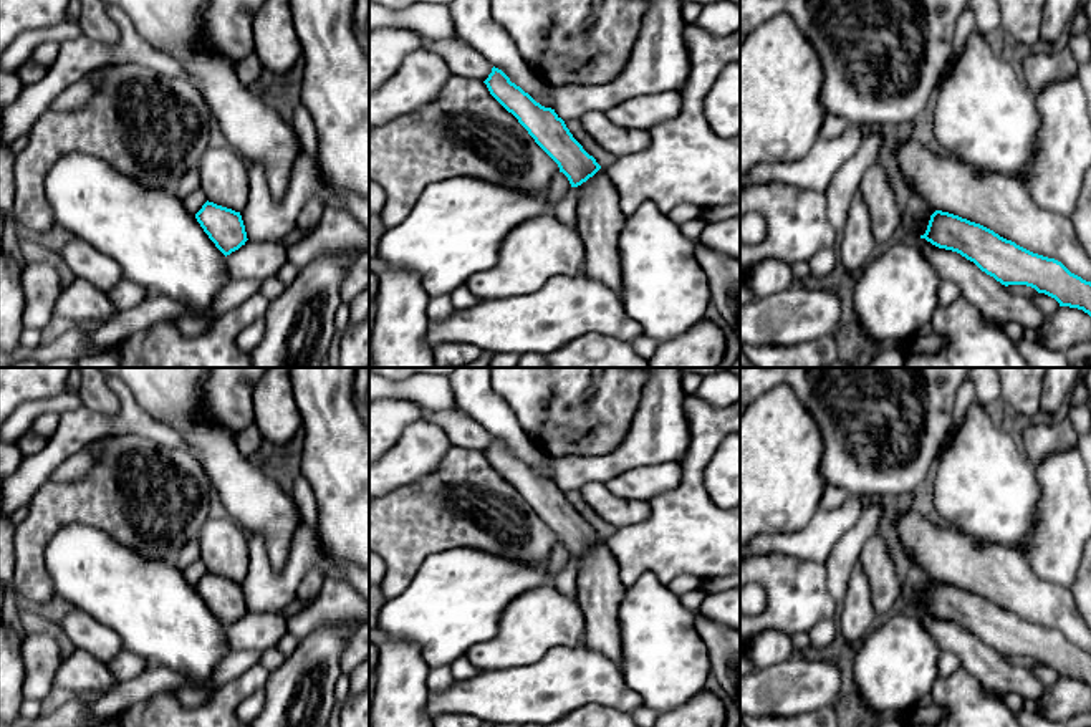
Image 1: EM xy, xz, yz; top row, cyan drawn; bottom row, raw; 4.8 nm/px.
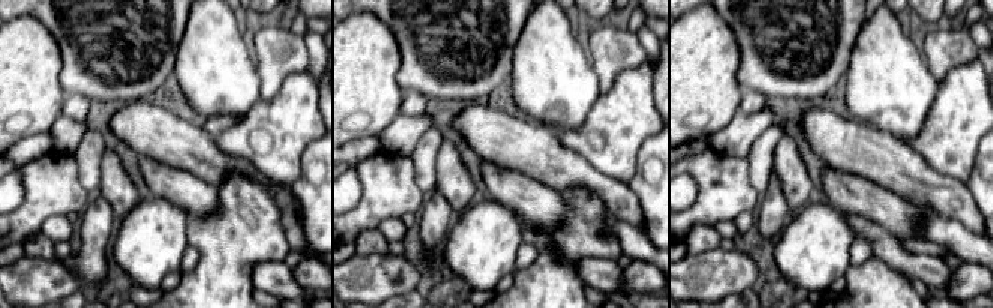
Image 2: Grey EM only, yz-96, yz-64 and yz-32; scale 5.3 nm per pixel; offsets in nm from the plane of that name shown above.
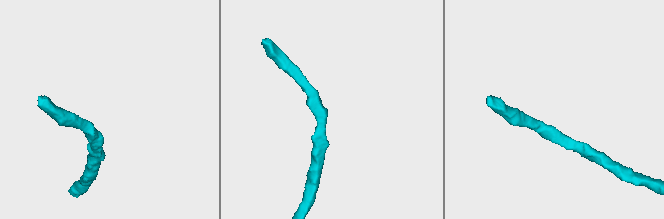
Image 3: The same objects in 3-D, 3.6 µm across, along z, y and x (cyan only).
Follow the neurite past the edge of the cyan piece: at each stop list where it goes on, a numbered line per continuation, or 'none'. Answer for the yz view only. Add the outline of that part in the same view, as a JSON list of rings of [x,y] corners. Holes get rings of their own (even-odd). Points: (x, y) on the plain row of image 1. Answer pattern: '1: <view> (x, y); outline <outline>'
1: yz (1002, 575); outline [[[916,512],[899,515],[894,527],[911,561],[935,581],[980,595],[1033,624],[1061,633],[1071,644],[1091,652],[1091,629],[1071,588],[1038,576],[1017,550],[985,545]]]

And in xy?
1: xy (224, 545); outline [[[228,517],[207,520],[199,535],[207,571],[242,583],[250,570],[248,535]]]

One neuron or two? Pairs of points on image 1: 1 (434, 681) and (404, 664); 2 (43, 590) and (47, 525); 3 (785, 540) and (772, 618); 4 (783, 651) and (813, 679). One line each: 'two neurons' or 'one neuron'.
1: two neurons
2: one neuron
3: two neurons
4: two neurons

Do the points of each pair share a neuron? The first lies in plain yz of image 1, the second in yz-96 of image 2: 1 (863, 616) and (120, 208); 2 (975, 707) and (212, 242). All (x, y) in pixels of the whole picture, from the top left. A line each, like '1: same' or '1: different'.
1: different
2: same

